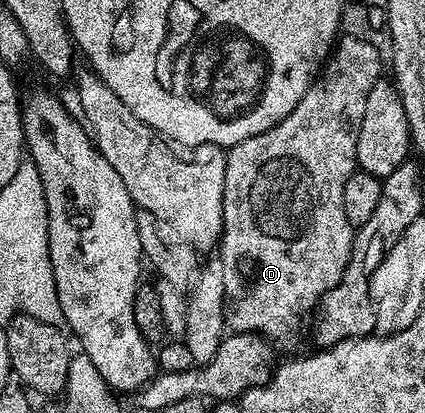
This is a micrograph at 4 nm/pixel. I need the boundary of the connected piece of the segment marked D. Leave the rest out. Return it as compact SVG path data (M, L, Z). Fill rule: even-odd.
M352 36L338 37L327 61L322 65L320 74L314 78L307 88L303 100L295 104L295 108L282 122L275 124L267 132L259 136L251 136L239 144L228 147L225 156L225 183L223 184L223 228L219 243L219 261L223 272L223 288L225 289L225 325L230 331L239 334L260 334L274 343L280 344L288 340L292 334L301 330L301 321L314 313L315 307L325 297L328 290L334 290L349 263L355 228L347 220L347 212L343 212L343 188L347 180L357 169L357 141L359 140L359 124L363 120L363 111L367 104L367 95L371 88L382 77L383 63L381 54L367 40L355 40Z

